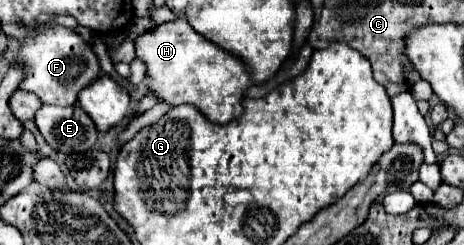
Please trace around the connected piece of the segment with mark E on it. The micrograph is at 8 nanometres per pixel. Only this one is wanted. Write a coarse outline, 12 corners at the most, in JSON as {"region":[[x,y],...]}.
{"region":[[41,106],[35,124],[63,154],[89,150],[97,128],[81,106]]}

